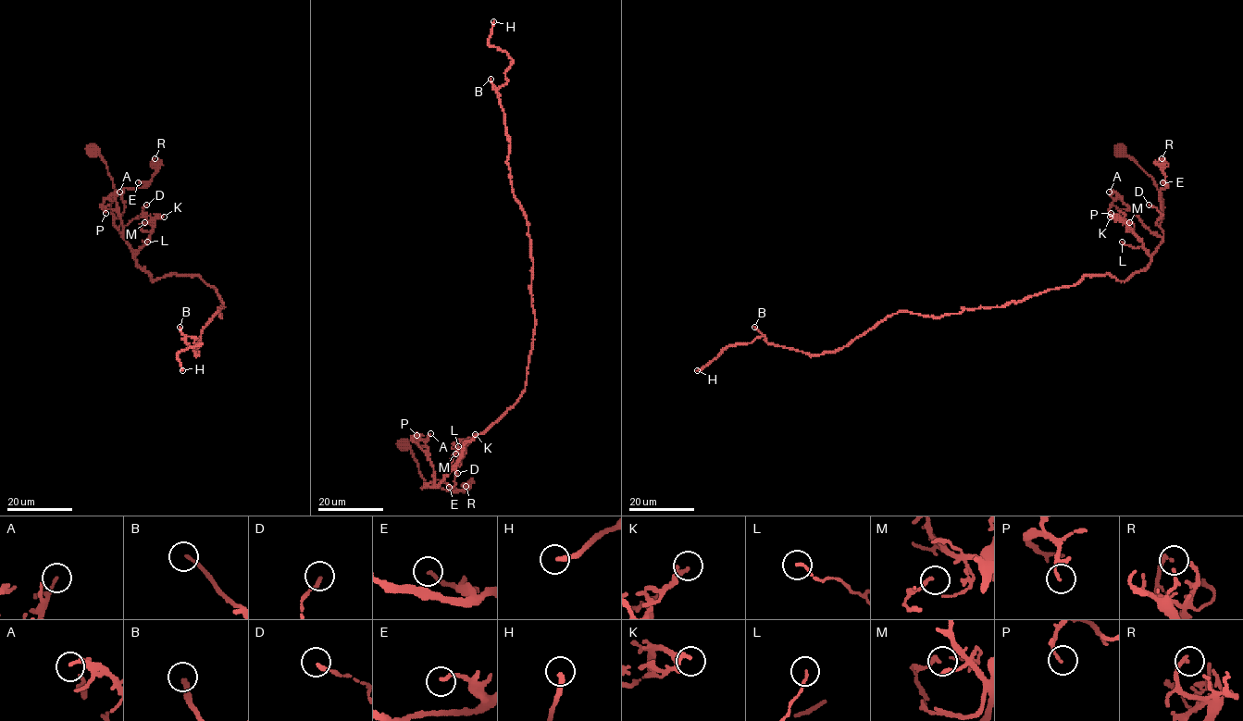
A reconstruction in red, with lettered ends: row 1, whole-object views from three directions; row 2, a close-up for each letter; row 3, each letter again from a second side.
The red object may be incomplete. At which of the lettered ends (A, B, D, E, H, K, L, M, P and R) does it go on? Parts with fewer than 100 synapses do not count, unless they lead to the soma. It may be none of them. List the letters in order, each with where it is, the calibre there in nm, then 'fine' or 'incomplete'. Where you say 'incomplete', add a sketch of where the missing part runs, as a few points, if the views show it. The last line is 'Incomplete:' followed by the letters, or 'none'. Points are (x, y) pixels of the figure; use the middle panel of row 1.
A: (430, 433) | 130 nm | fine
B: (490, 79) | 180 nm | incomplete | (490, 79), (462, 77), (477, 127), (449, 153), (444, 137), (458, 135)
D: (457, 473) | 160 nm | fine
E: (449, 487) | 160 nm | fine
H: (493, 21) | 260 nm | incomplete
K: (475, 434) | 200 nm | fine
L: (458, 446) | 120 nm | fine
M: (455, 453) | 130 nm | fine
P: (416, 435) | 120 nm | fine
R: (466, 486) | 190 nm | fine
Incomplete: B, H

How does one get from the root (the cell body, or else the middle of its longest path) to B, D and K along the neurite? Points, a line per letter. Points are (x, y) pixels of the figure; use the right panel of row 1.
B: (1118, 150), (1163, 205), (1163, 240), (1125, 280), (1085, 276), (937, 317), (900, 311), (816, 355), (754, 327)
D: (1118, 150), (1152, 179), (1163, 205), (1163, 214), (1158, 227), (1155, 224), (1162, 215), (1156, 207), (1149, 205)
K: (1118, 150), (1152, 179), (1162, 196), (1163, 240), (1149, 255), (1122, 219), (1115, 215), (1110, 217)

